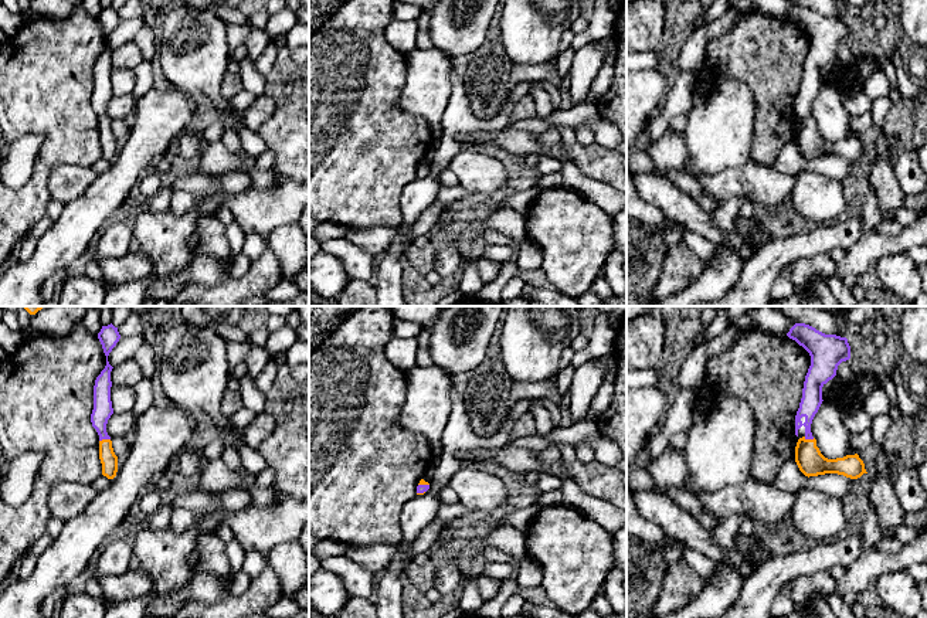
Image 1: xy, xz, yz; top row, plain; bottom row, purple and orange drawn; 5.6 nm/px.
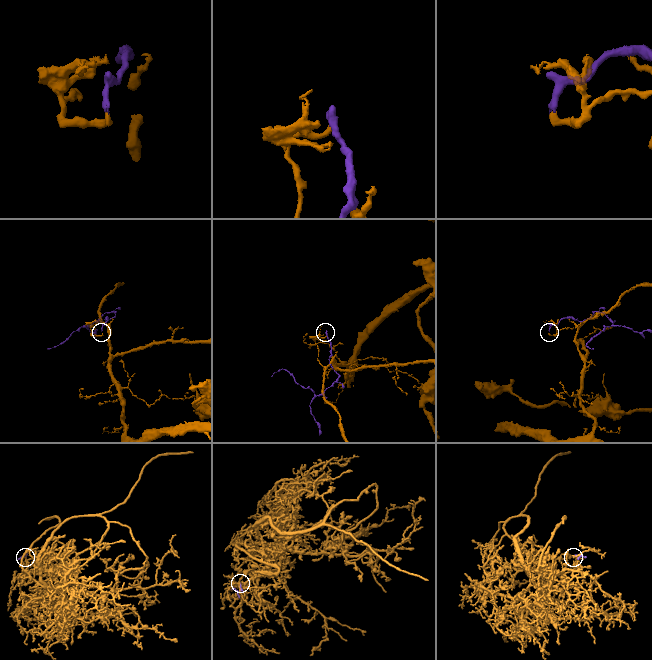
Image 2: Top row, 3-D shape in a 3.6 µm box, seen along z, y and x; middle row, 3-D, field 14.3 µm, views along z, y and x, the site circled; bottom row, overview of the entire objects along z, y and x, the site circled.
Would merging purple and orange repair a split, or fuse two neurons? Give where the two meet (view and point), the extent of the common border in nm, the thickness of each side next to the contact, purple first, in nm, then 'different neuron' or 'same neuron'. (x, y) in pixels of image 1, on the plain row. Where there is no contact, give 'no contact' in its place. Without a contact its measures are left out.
meets purple in xy at (104, 121); contact 70 nm long; 110 nm thick on the purple side, 100 nm on the other; same neuron

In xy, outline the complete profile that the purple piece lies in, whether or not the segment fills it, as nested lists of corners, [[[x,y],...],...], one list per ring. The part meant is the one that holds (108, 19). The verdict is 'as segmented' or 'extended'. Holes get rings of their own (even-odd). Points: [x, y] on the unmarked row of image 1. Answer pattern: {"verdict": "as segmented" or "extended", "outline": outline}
{"verdict": "extended", "outline": [[[111,6],[108,9],[102,9],[98,16],[98,21],[106,38],[106,48],[95,62],[91,105],[99,118],[99,142],[102,146],[102,157],[108,162],[113,162],[118,154],[118,139],[113,135],[111,119],[106,115],[108,102],[113,96],[111,84],[111,54],[113,50],[108,44],[108,38],[119,24],[120,17],[118,10]]]}

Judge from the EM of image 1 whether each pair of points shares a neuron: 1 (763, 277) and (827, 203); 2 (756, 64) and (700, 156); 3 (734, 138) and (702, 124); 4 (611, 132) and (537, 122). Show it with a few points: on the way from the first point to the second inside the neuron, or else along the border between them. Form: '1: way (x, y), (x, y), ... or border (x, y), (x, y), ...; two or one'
1: border (842, 216), (828, 224), (810, 226); two
2: border (715, 81), (742, 80), (753, 92), (756, 114); two
3: way (726, 138), (722, 138), (710, 128); one
4: way (593, 119), (556, 118); one

